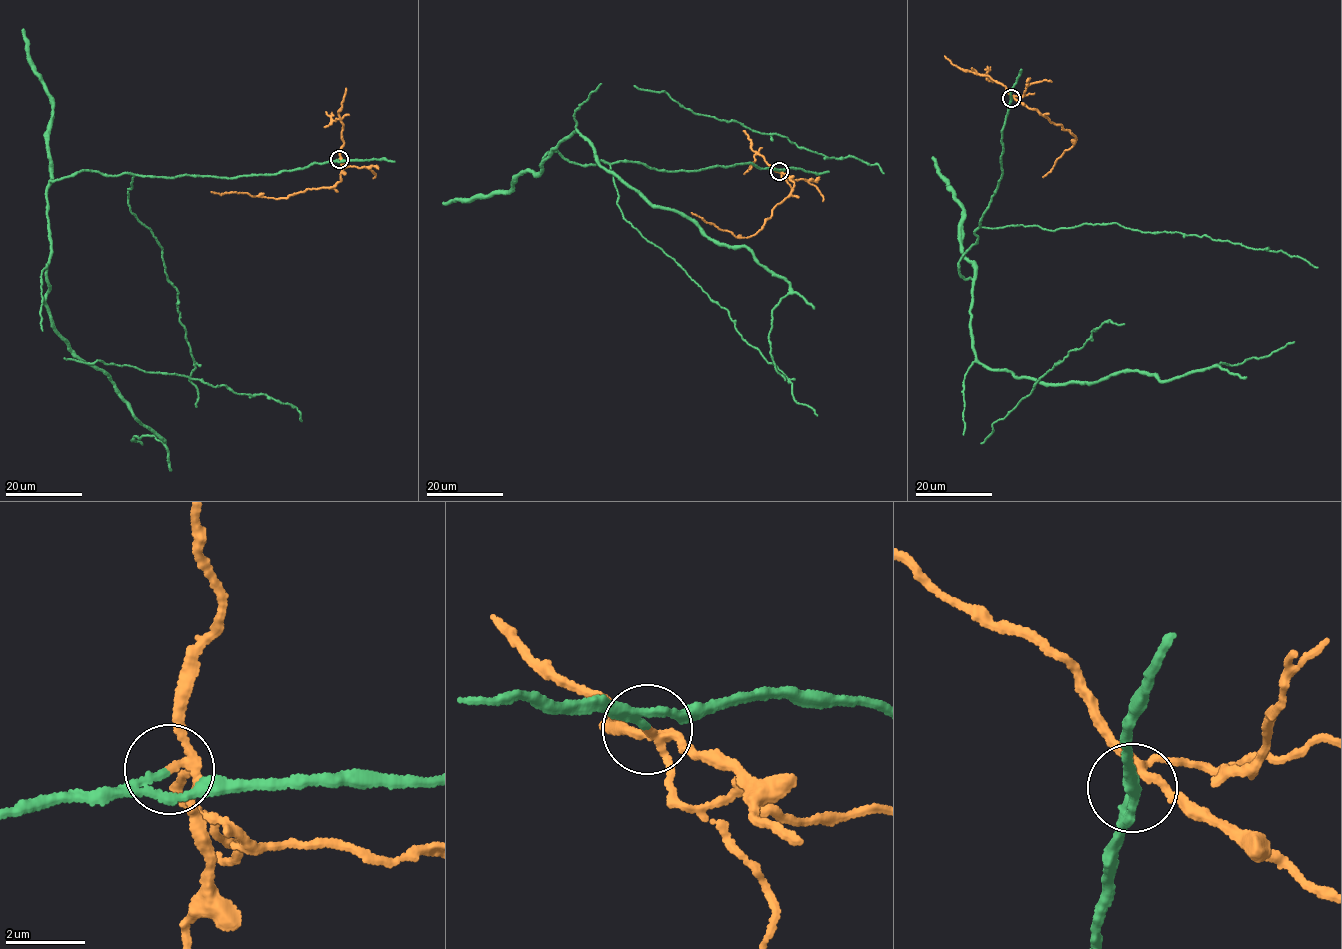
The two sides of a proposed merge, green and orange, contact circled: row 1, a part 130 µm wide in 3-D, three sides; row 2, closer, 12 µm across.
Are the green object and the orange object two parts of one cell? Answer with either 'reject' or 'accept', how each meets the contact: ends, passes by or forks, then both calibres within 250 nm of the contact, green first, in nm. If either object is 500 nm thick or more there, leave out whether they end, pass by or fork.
reject | green passes by | orange forks | 130/160 nm

